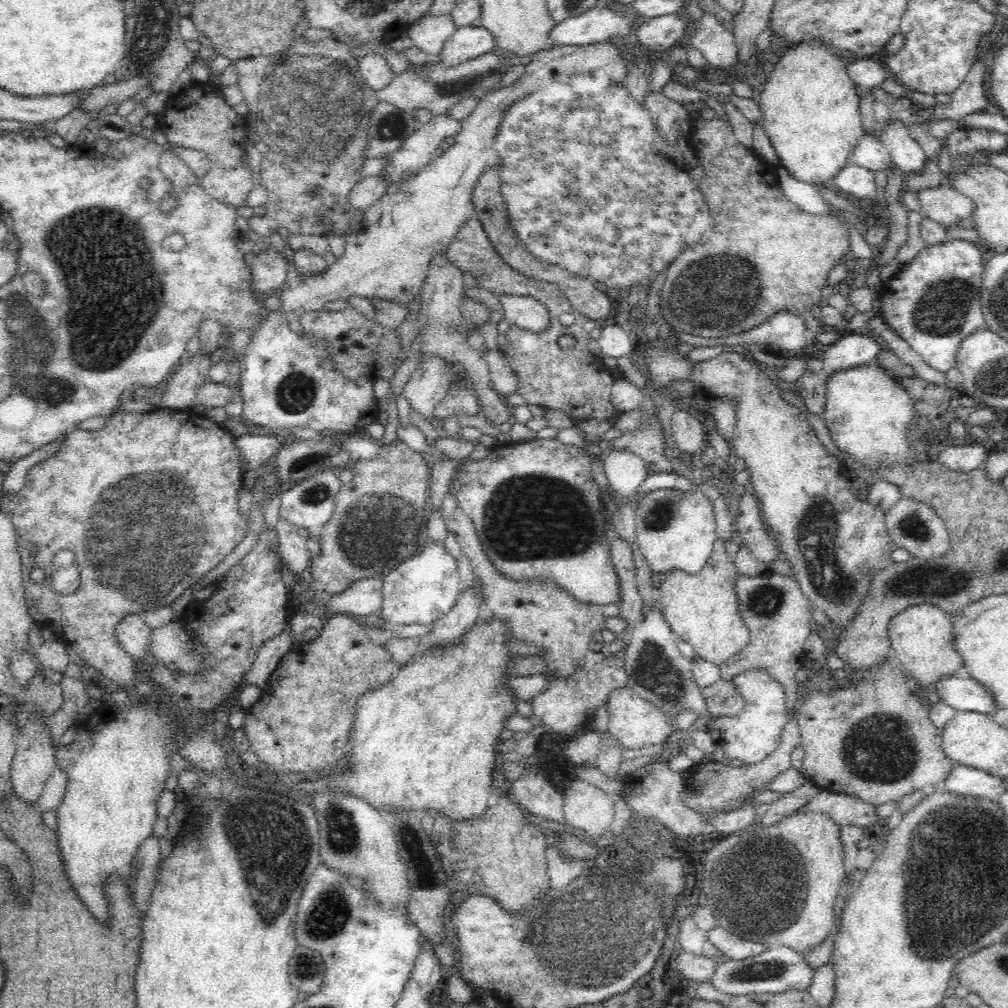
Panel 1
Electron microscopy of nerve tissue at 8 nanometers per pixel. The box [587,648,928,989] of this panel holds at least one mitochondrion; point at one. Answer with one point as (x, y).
(775, 866)

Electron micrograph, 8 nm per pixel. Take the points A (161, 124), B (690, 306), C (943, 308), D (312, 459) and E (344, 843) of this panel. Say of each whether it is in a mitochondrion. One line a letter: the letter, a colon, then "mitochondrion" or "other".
A: other
B: mitochondrion
C: mitochondrion
D: mitochondrion
E: mitochondrion

